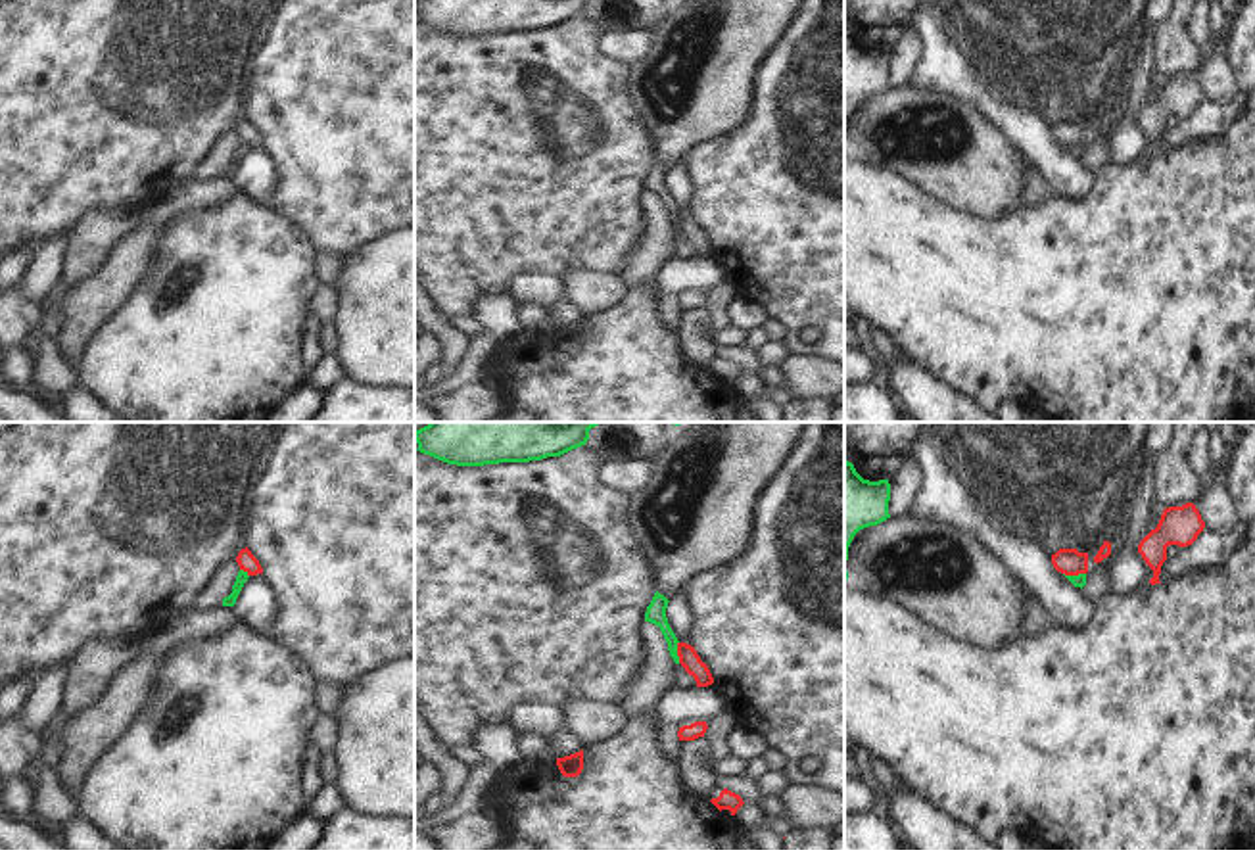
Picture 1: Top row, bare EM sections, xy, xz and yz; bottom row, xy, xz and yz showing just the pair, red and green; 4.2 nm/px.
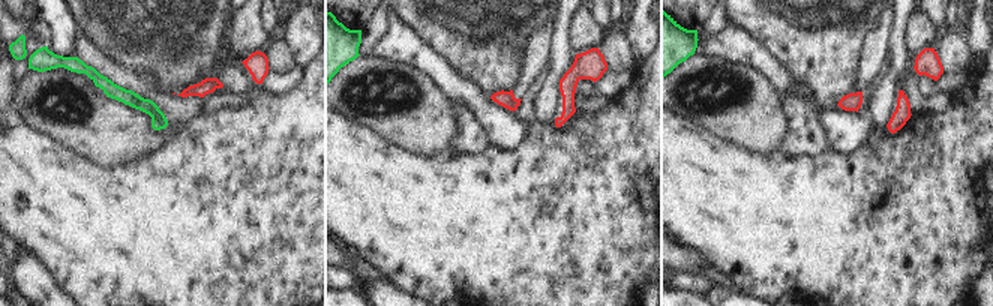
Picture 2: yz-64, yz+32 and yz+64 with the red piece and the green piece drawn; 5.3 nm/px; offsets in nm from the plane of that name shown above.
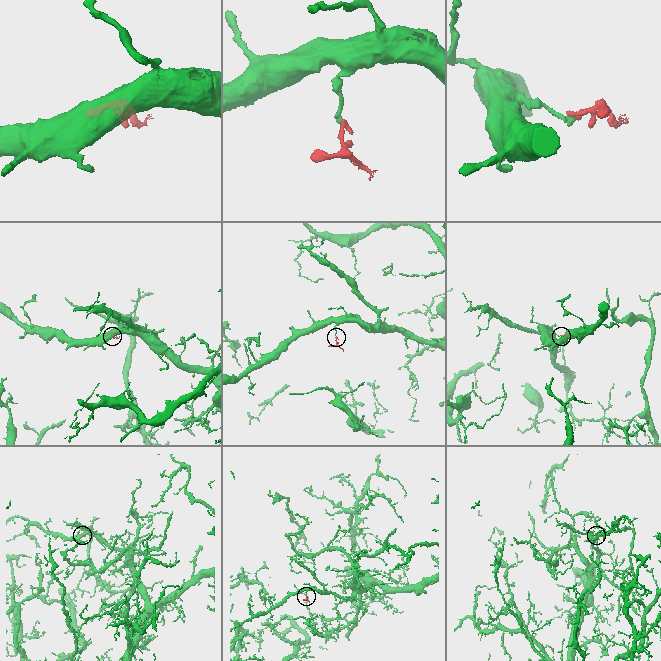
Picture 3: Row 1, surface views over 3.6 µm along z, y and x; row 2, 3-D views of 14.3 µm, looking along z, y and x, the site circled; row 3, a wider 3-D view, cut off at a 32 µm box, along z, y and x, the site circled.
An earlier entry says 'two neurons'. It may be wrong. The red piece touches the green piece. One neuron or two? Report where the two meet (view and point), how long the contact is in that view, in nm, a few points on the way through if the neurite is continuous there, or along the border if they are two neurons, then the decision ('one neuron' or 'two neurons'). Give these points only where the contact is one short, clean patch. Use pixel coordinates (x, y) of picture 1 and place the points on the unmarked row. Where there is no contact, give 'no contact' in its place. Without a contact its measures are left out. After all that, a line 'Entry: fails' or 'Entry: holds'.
xz (678, 223) | 100 nm | along xz (678, 212), (680, 233) | two neurons
Entry: holds

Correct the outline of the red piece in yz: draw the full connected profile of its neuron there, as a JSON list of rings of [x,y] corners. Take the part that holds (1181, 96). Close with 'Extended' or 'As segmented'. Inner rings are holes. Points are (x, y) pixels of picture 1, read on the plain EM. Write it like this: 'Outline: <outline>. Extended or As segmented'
Outline: [[[1194,73],[1182,77],[1169,77],[1163,81],[1161,90],[1155,100],[1151,100],[1138,115],[1138,123],[1146,134],[1153,140],[1151,155],[1161,153],[1161,136],[1167,130],[1167,117],[1192,115],[1203,102],[1205,92]]]. As segmented.

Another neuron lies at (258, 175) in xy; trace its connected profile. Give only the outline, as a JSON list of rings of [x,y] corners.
[[[263,144],[249,146],[234,178],[242,192],[271,205],[278,186],[278,167]]]

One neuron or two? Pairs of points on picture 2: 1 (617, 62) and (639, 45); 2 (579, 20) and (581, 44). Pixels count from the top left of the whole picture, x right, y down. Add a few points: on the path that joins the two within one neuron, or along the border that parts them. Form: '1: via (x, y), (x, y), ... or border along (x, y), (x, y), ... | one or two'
1: border along (624, 32), (630, 54), (636, 62) | two
2: via (581, 26), (581, 38) | one

